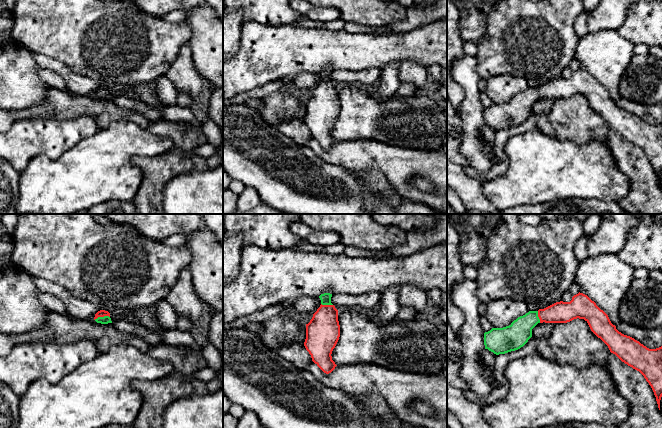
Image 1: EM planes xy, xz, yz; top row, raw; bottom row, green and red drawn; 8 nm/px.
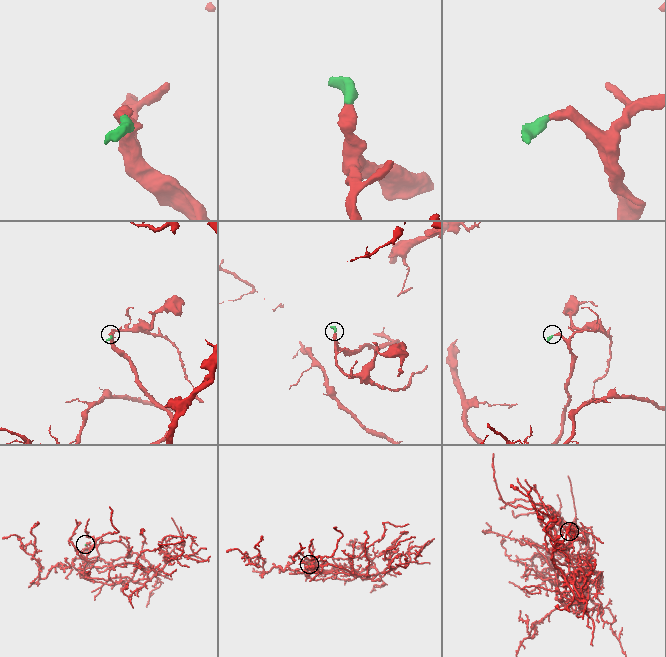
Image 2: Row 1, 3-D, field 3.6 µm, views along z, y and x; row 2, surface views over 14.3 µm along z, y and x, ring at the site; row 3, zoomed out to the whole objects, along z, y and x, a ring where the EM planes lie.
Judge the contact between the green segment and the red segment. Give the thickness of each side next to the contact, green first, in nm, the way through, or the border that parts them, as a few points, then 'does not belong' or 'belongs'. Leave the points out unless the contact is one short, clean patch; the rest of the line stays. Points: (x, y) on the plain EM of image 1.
calibres 60 and 60 nm; way xy (106, 95), (101, 93), (101, 89); belongs

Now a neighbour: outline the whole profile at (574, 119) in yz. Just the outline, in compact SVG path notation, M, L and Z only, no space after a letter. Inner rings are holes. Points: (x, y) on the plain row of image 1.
M584 95L567 99L553 99L549 119L555 135L562 140L571 140L579 145L591 140L605 141L610 126L590 105Z

